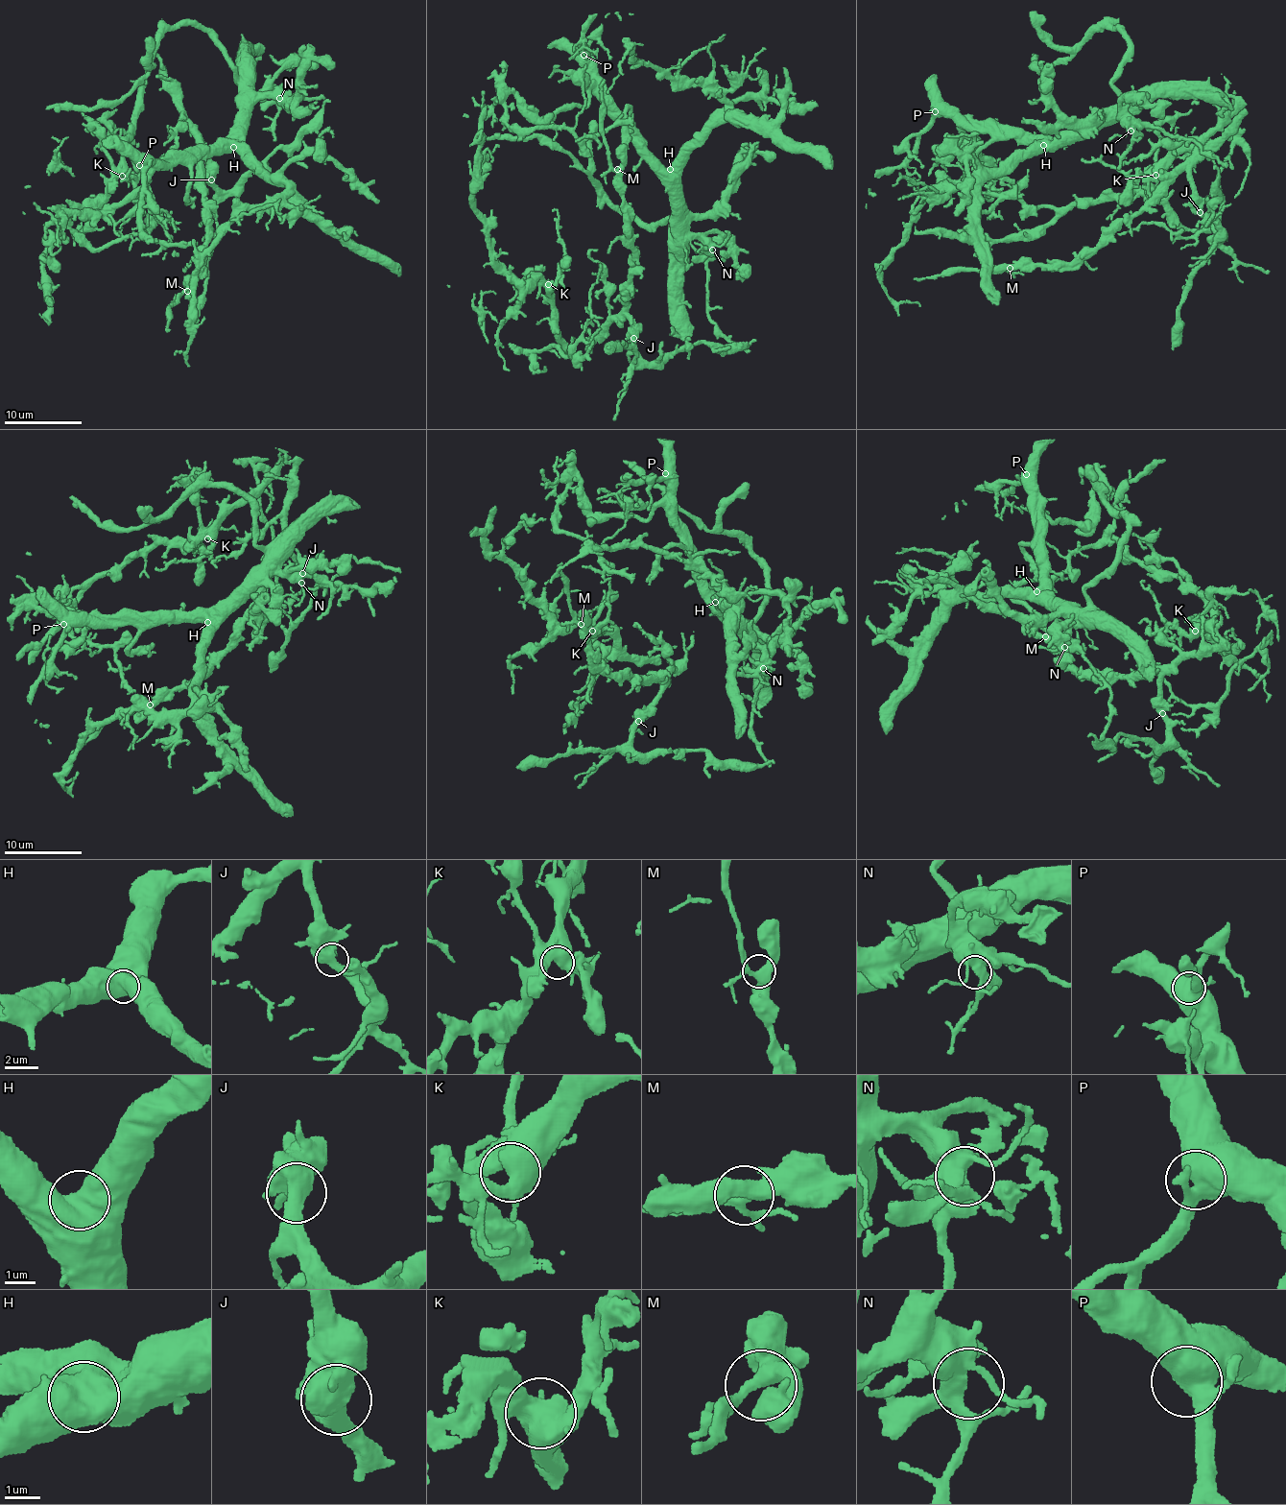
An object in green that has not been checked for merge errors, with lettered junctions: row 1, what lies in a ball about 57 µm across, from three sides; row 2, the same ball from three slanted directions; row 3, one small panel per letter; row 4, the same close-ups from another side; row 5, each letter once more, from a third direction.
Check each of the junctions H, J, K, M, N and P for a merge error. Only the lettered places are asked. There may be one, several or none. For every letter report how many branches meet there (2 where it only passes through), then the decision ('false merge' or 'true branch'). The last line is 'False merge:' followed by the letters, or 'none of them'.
H: 1 branches meet; true branch
J: 3 branches meet; true branch
K: 3 branches meet; true branch
M: 4 branches meet; true branch
N: 3 branches meet; true branch
P: 3 branches meet; true branch
False merge: none of them

